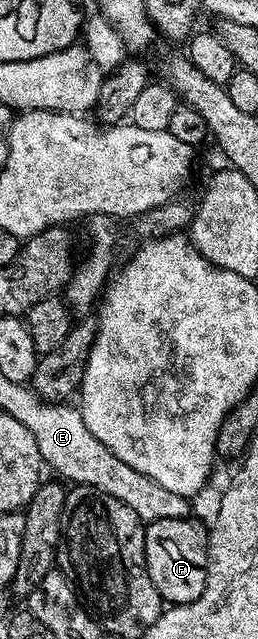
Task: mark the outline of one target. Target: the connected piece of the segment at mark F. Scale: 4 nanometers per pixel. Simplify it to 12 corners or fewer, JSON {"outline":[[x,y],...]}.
{"outline":[[144,526],[148,574],[169,606],[206,587],[209,526]]}

